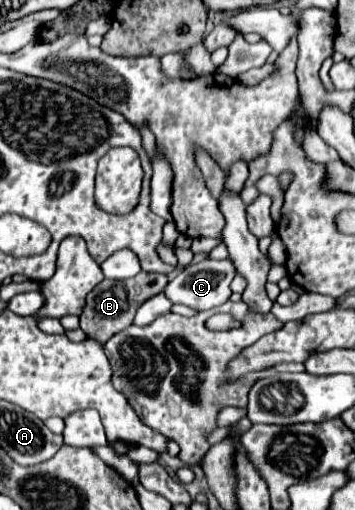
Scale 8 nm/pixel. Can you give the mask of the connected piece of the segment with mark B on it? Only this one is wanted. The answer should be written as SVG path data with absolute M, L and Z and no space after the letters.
M140 272L128 280L104 280L104 282L100 282L86 296L86 306L82 308L82 314L80 314L80 328L86 332L88 338L96 340L98 344L108 342L114 334L128 328L134 322L136 310L142 306L142 302L148 300L150 296L162 292L166 288L166 284L168 284L168 278L164 274L154 274L154 272Z

